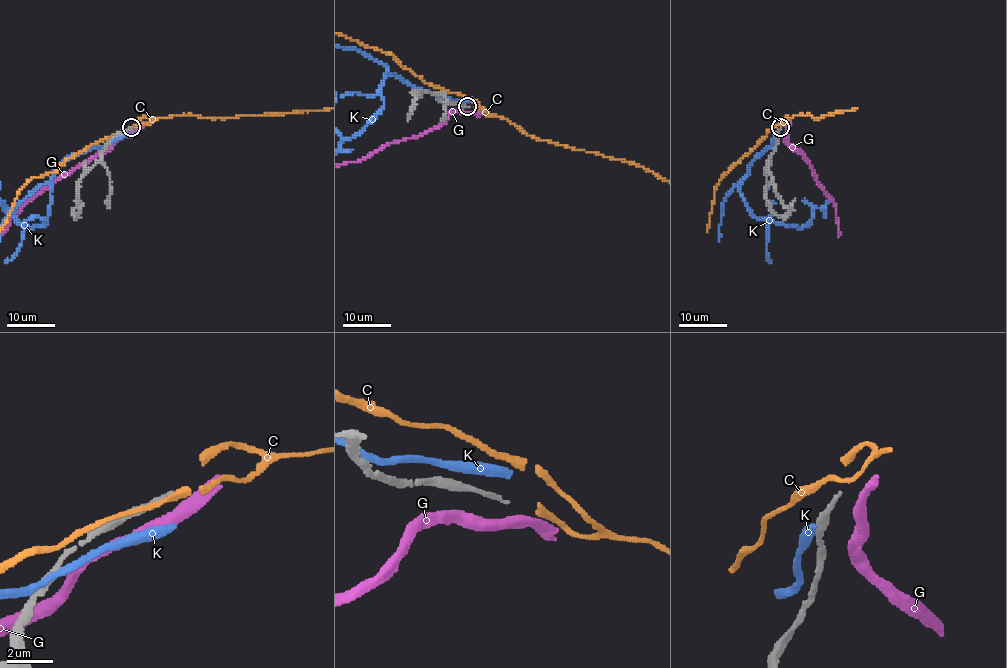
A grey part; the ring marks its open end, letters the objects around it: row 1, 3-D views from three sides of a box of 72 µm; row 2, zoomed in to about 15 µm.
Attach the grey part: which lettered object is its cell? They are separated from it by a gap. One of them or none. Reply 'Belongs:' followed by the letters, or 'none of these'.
Belongs: C

